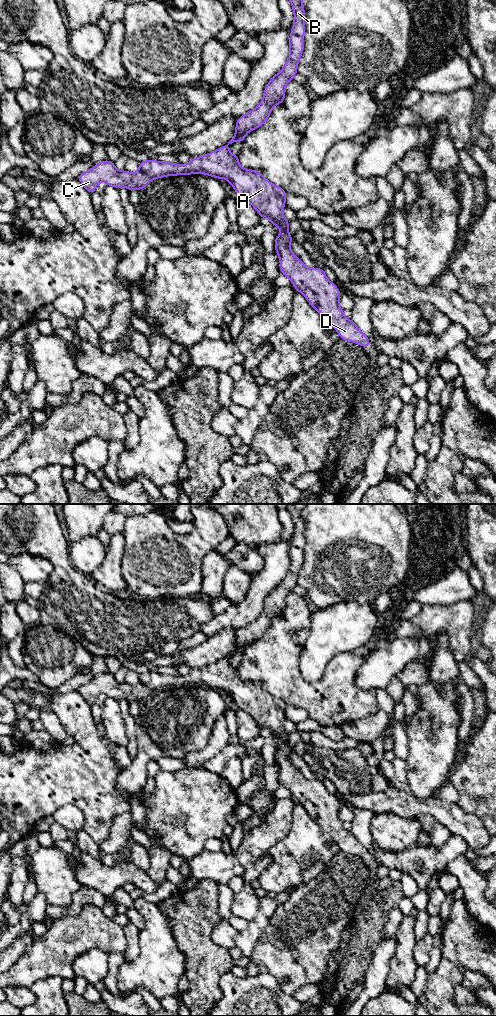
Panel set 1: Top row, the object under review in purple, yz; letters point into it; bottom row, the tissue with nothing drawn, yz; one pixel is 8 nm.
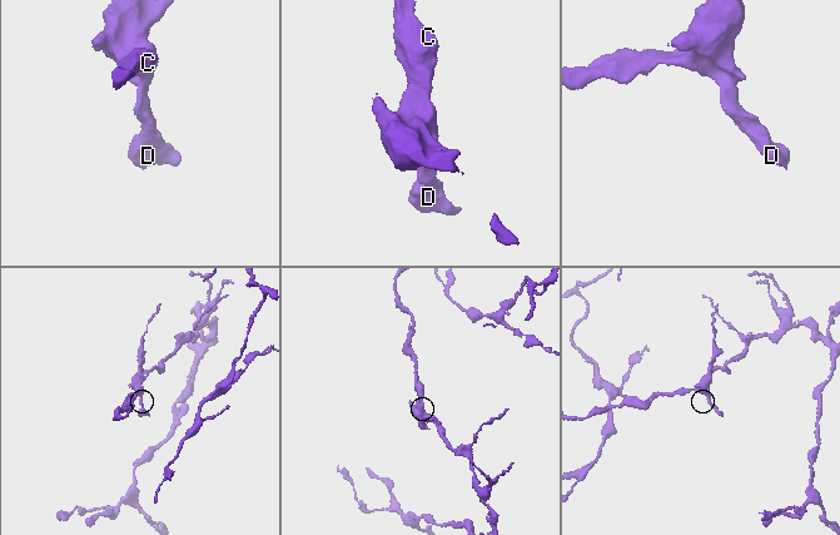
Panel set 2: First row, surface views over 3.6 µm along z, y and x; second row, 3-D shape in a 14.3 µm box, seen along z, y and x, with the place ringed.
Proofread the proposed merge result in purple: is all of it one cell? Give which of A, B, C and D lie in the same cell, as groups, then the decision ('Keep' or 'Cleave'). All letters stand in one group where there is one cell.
Groups: A B C D. Keep

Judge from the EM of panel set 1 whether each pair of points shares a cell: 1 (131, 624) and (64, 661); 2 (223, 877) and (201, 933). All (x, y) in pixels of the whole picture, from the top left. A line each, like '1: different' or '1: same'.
1: different
2: different

